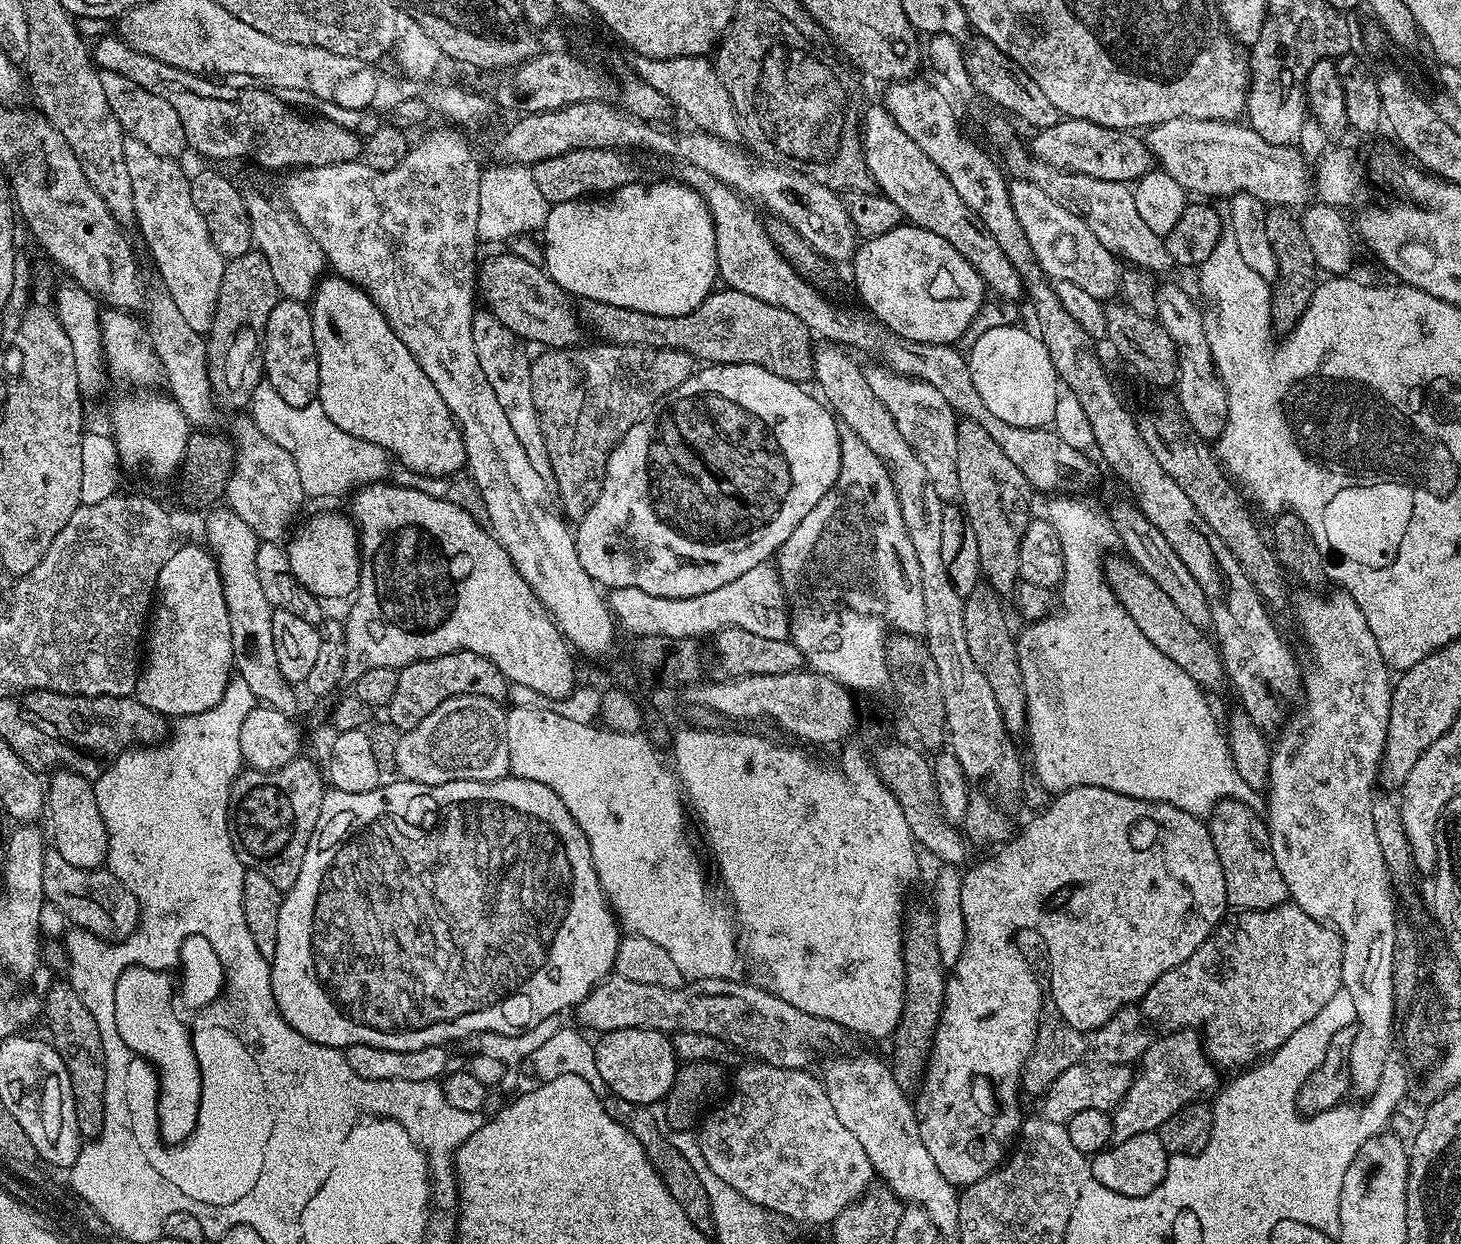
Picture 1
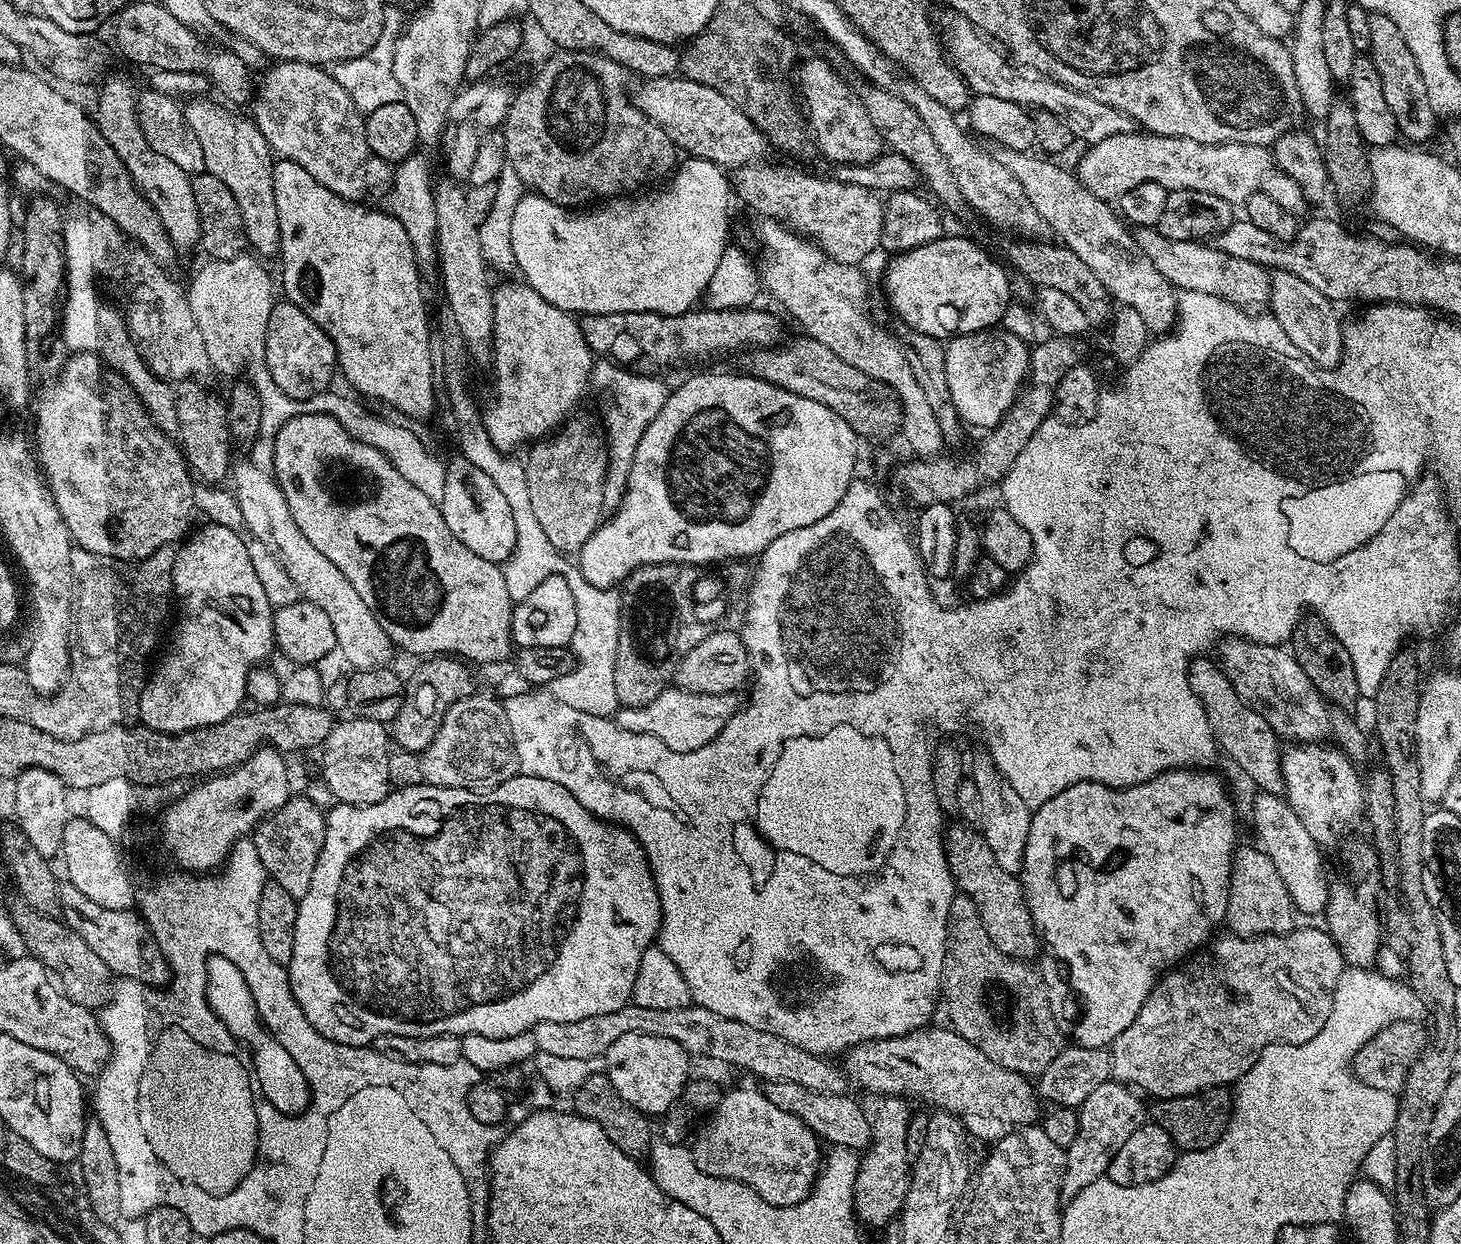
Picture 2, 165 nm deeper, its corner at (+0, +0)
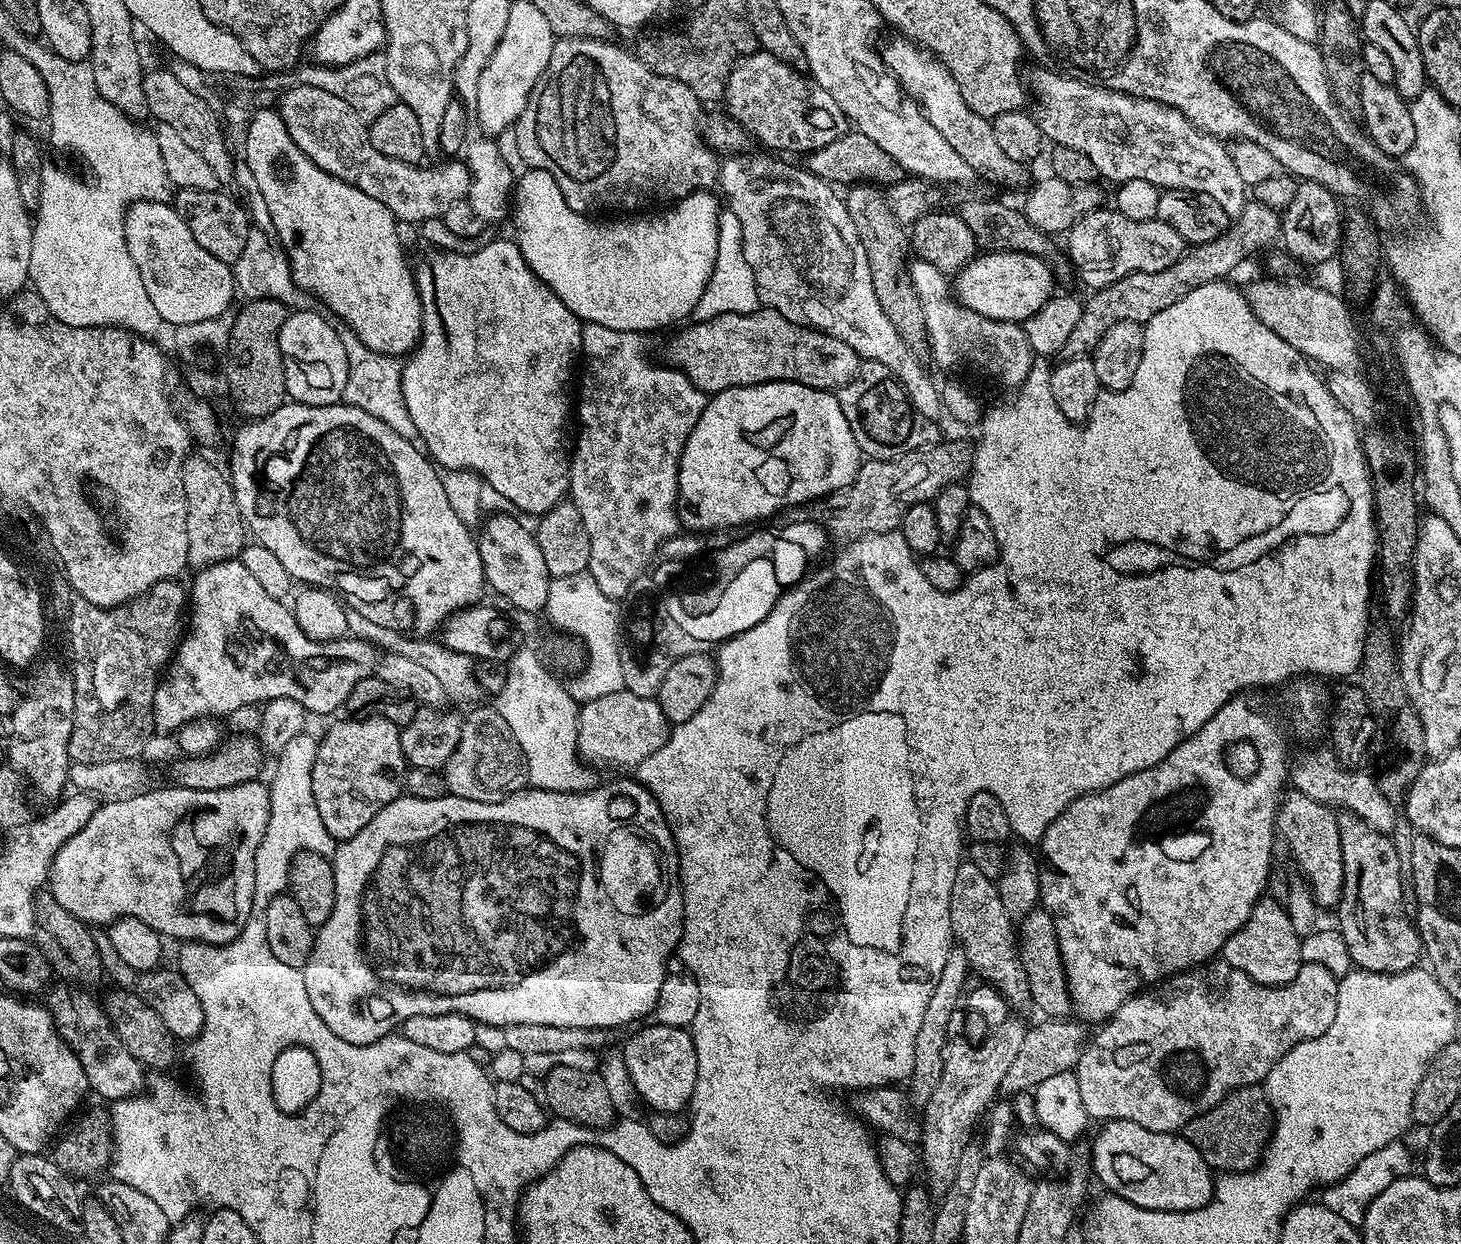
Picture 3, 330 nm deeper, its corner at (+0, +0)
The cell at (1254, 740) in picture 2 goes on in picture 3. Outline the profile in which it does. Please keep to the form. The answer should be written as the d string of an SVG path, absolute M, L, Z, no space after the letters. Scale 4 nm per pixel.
M1292 790L1287 793L1287 796L1288 800L1279 801L1276 813L1276 830L1279 839L1288 843L1288 848L1292 851L1301 874L1304 875L1303 883L1312 893L1312 899L1321 909L1335 909L1339 905L1344 885L1340 823L1337 813L1327 804L1314 802L1314 798L1301 792Z

